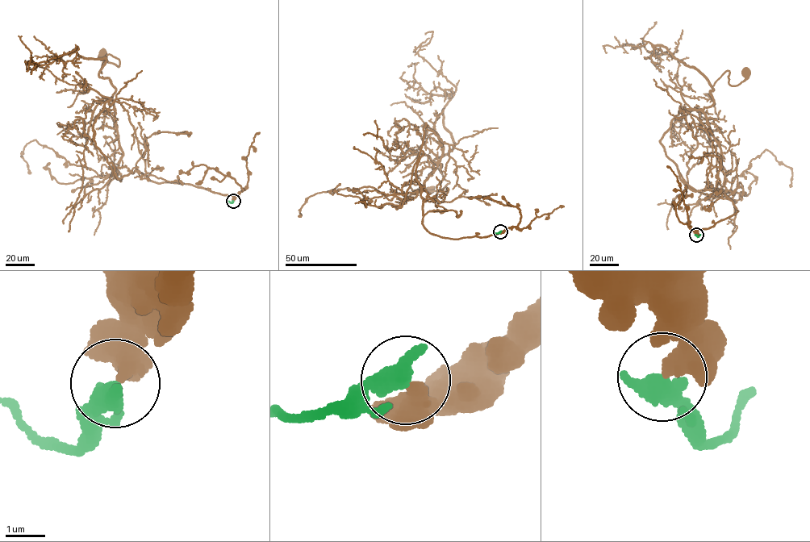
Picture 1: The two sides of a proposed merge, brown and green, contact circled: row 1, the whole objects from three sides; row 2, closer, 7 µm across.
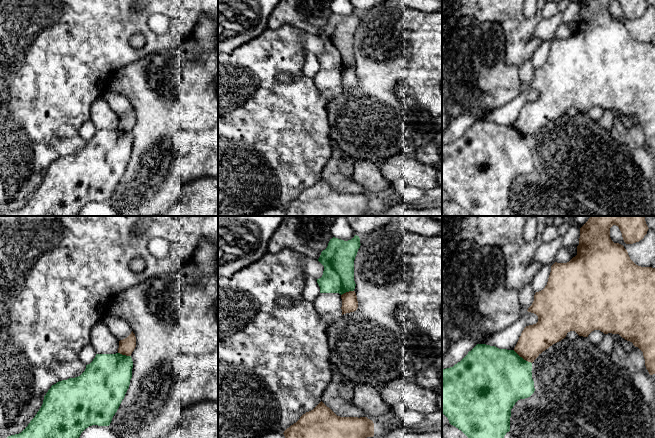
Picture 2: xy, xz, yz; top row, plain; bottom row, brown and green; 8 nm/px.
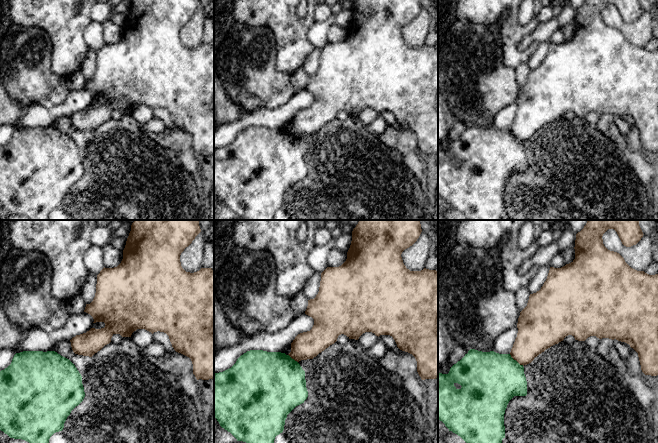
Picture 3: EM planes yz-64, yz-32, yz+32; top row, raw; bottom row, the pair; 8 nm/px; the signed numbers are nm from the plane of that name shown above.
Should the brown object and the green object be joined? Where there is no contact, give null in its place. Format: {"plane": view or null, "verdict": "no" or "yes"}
{"plane": "yz", "verdict": "no"}

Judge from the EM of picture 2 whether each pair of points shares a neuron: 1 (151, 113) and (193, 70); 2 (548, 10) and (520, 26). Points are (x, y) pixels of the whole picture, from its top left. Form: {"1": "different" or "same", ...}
{"1": "same", "2": "different"}

